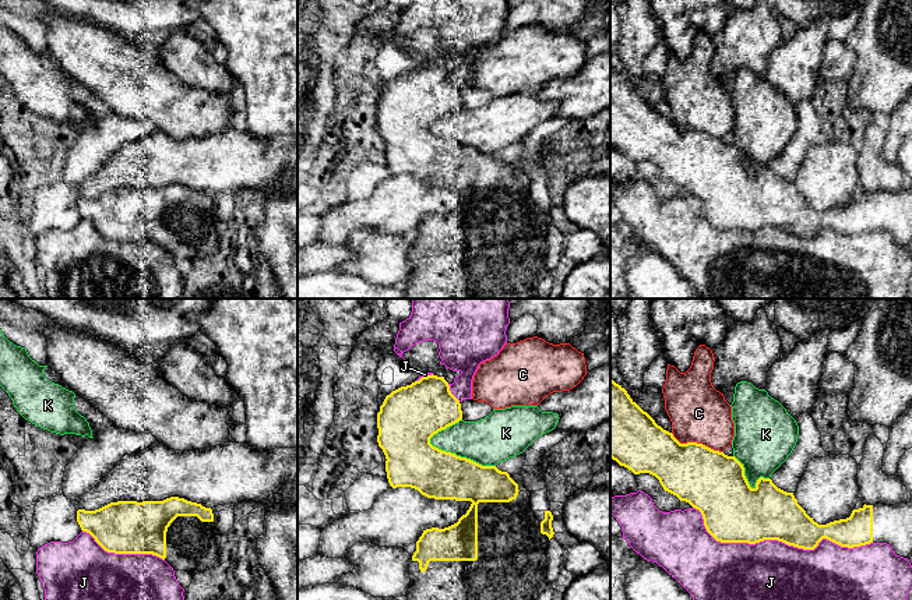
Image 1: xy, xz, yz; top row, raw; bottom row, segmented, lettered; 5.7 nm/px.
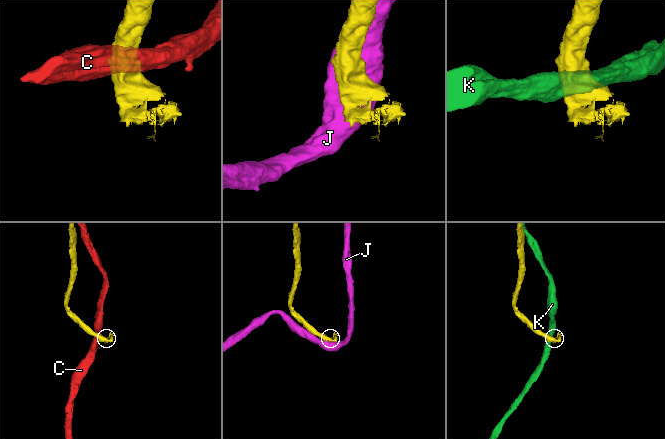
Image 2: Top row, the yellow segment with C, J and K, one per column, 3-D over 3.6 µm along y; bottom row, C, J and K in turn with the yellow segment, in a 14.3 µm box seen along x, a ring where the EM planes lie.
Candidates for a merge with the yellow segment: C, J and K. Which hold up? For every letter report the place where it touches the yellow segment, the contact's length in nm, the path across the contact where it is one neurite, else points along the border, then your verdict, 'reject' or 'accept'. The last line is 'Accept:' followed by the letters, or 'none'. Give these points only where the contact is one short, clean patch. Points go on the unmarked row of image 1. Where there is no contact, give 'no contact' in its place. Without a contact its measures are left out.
C: contact yz (696, 130); length 320 nm; reject
J: contact yz (777, 226); length 1050 nm; reject
K: contact xz (460, 144); length 420 nm; reject
Accept: none

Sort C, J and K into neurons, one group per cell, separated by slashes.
C / J / K

